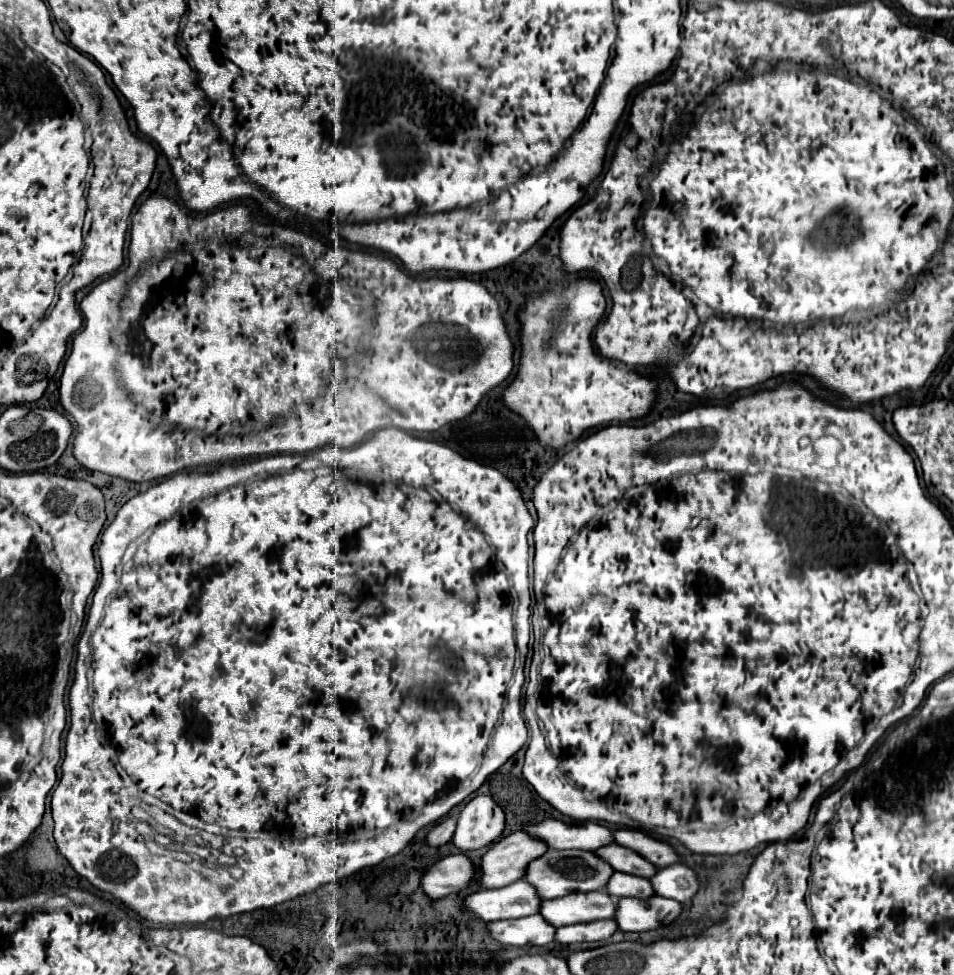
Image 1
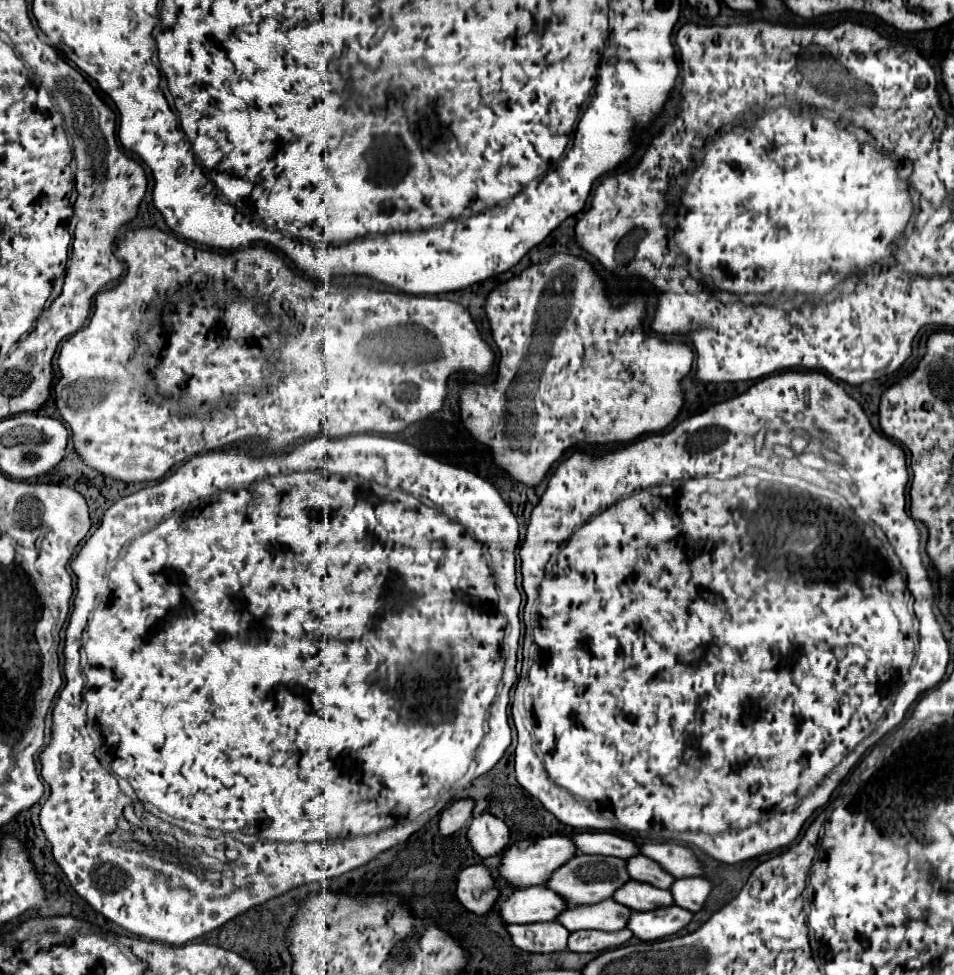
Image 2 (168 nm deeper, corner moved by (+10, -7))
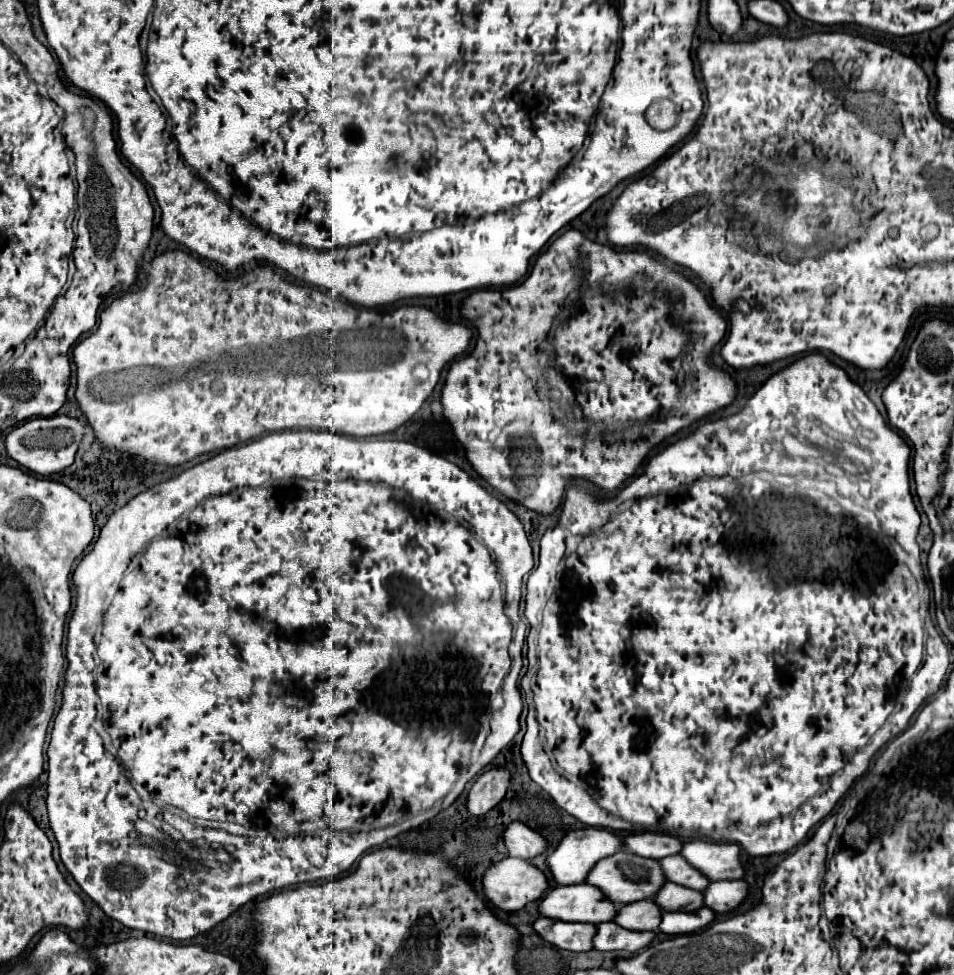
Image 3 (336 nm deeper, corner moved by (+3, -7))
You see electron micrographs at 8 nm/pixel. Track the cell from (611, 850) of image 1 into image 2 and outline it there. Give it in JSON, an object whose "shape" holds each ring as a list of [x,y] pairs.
{"shape":[[[636,855],[634,859],[628,859],[628,873],[632,875],[632,879],[650,883],[658,889],[670,889],[670,885],[674,883],[674,877],[646,855]]]}

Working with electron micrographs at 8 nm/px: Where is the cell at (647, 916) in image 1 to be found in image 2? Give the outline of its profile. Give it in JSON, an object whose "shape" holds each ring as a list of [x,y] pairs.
{"shape":[[[678,905],[660,907],[654,911],[642,911],[642,913],[632,911],[628,929],[642,941],[656,941],[684,929],[690,923],[692,915],[694,915],[692,911],[682,909]]]}

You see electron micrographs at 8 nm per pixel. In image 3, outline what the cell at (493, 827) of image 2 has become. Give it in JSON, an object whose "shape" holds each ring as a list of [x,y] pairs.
{"shape":[[[513,821],[503,831],[503,845],[511,857],[519,857],[519,859],[529,861],[535,855],[545,851],[547,841],[539,833],[531,831],[527,825]]]}

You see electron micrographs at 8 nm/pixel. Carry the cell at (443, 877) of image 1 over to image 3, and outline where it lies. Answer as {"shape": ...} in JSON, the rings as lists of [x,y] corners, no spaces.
{"shape":[[[507,857],[485,871],[481,885],[493,907],[511,913],[539,899],[547,889],[547,877],[525,859]]]}

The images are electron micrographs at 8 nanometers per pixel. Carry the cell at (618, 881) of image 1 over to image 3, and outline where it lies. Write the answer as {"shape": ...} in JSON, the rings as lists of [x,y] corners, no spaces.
{"shape":[[[665,883],[653,897],[663,911],[697,911],[703,907],[701,891],[693,891],[675,883]]]}

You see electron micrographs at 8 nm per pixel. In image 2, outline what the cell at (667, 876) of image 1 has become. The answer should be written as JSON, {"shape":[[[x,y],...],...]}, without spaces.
{"shape":[[[686,877],[686,879],[676,879],[670,891],[676,905],[696,913],[704,907],[712,891],[712,883],[706,877]]]}

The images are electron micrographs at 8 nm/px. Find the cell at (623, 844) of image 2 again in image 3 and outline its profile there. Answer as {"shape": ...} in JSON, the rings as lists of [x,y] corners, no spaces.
{"shape":[[[643,831],[643,833],[629,833],[625,837],[621,837],[623,847],[639,857],[651,857],[651,859],[663,859],[669,855],[677,855],[681,849],[681,841],[671,837],[671,835],[663,835],[663,833],[651,833],[651,831]]]}

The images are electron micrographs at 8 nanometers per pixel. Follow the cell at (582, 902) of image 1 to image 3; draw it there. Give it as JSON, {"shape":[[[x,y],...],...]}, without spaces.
{"shape":[[[635,901],[619,905],[613,923],[629,931],[657,931],[661,923],[661,909],[651,901]]]}

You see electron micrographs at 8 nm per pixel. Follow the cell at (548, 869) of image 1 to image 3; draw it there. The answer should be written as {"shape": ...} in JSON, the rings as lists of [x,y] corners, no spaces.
{"shape":[[[619,851],[607,859],[601,859],[587,873],[585,883],[603,891],[605,899],[609,899],[611,903],[625,905],[625,903],[633,903],[633,901],[641,901],[641,899],[651,899],[659,891],[659,887],[665,883],[665,877],[663,877],[661,867],[655,859],[645,859],[645,857],[639,857],[635,853]]]}

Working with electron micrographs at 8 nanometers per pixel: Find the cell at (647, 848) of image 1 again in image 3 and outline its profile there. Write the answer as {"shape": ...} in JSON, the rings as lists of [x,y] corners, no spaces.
{"shape":[[[689,841],[683,843],[681,857],[687,859],[709,881],[717,879],[741,879],[743,867],[739,863],[739,847],[733,843]]]}

